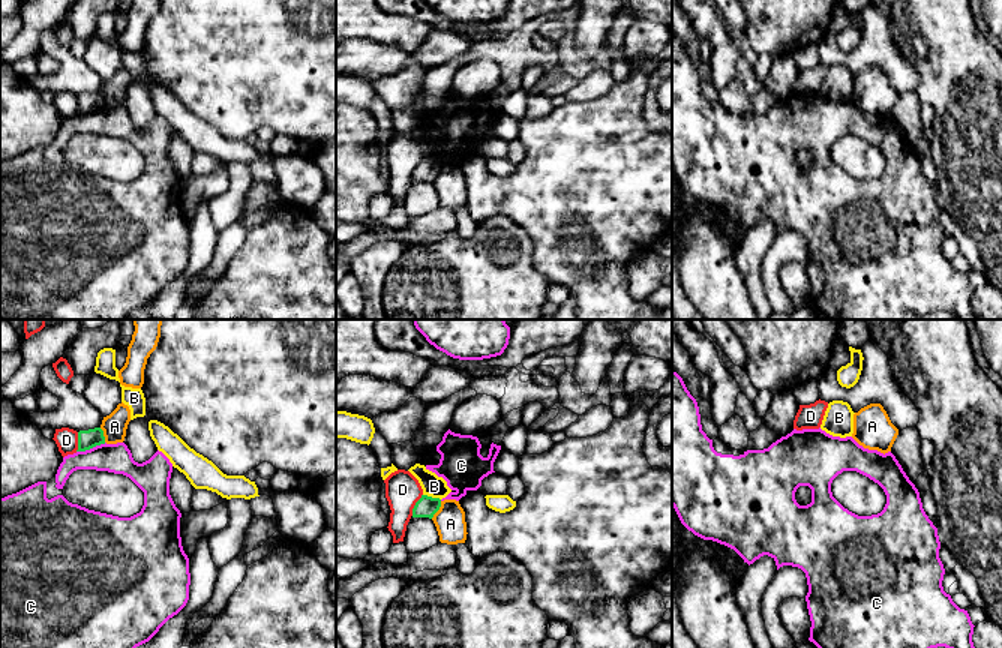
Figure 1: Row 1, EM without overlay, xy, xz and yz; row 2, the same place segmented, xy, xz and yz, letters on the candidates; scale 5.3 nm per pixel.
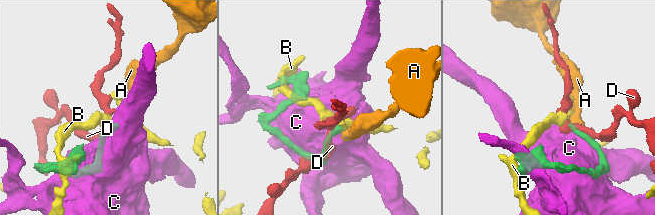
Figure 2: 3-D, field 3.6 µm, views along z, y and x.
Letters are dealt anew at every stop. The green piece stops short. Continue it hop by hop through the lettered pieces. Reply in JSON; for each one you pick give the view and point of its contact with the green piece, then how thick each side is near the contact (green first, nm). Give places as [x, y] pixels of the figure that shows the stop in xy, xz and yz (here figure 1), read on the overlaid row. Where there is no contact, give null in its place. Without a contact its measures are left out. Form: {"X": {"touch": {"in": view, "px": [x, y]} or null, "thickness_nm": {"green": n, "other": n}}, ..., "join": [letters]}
{"join": []}

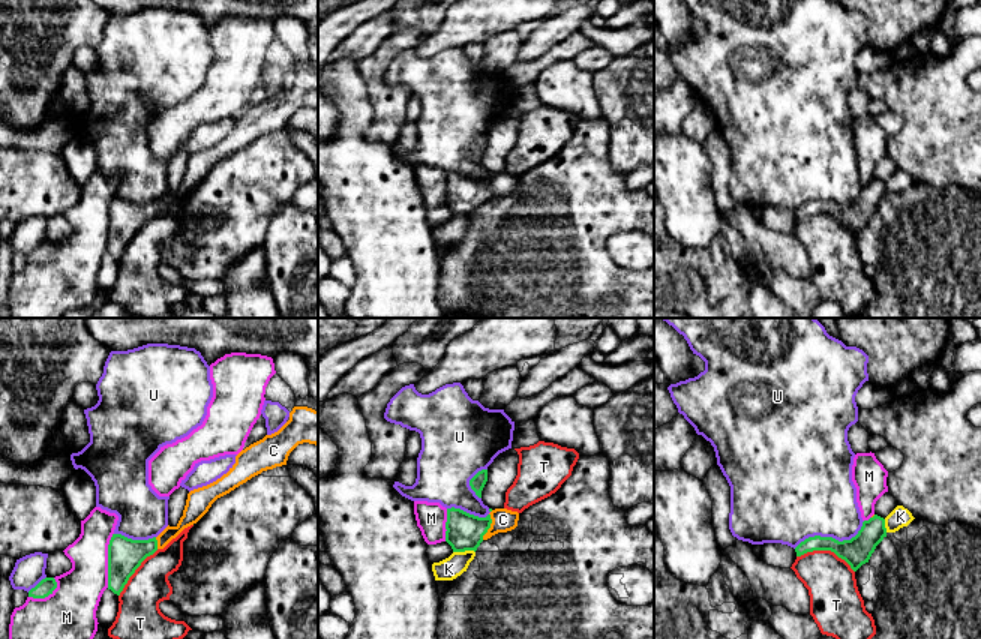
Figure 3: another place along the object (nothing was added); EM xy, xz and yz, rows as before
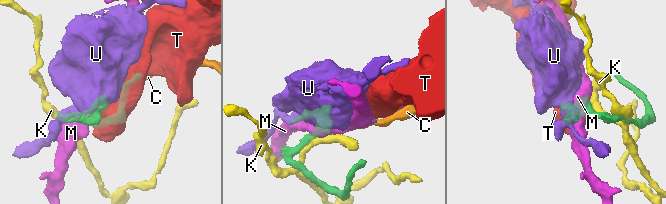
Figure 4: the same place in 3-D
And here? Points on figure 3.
{"C": {"touch": {"in": "xz", "px": [489, 525]}, "thickness_nm": {"green": 200, "other": 120}}, "join": ["C"]}

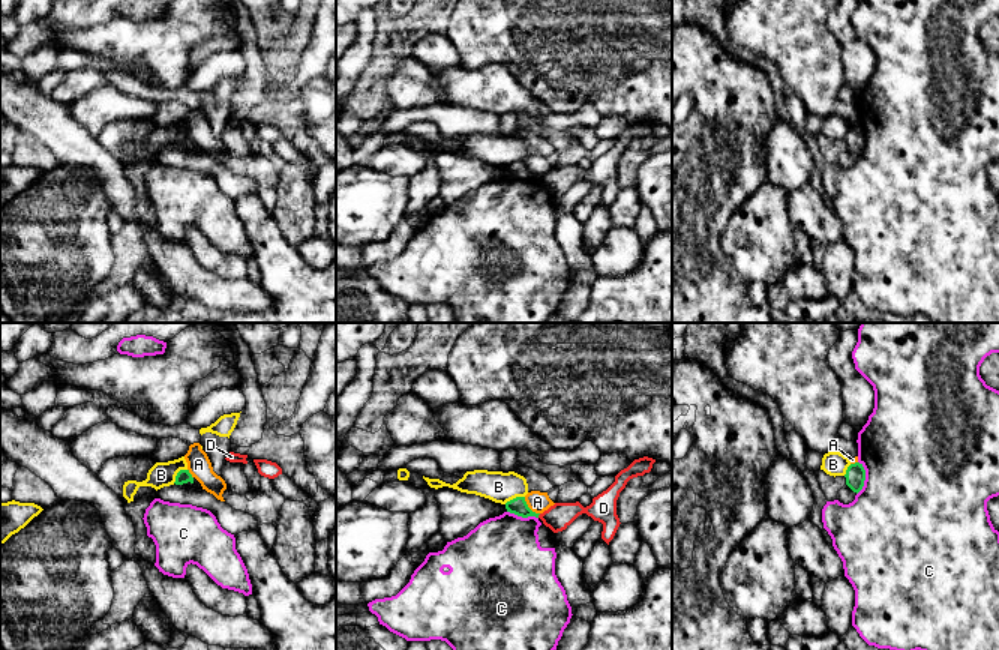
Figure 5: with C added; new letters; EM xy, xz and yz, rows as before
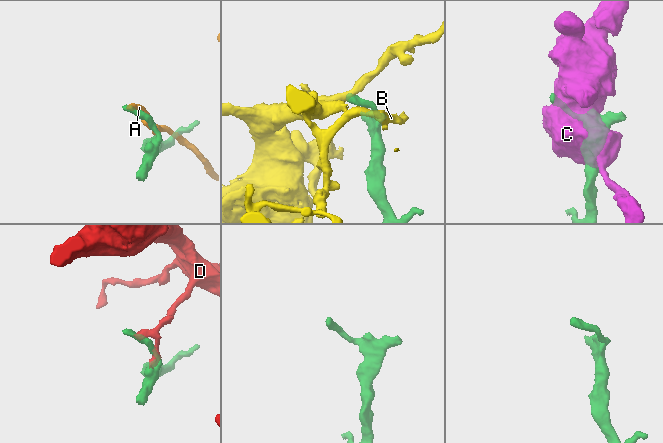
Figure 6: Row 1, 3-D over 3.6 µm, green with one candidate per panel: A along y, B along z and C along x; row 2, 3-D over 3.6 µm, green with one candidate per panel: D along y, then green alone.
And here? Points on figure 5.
{"join": []}

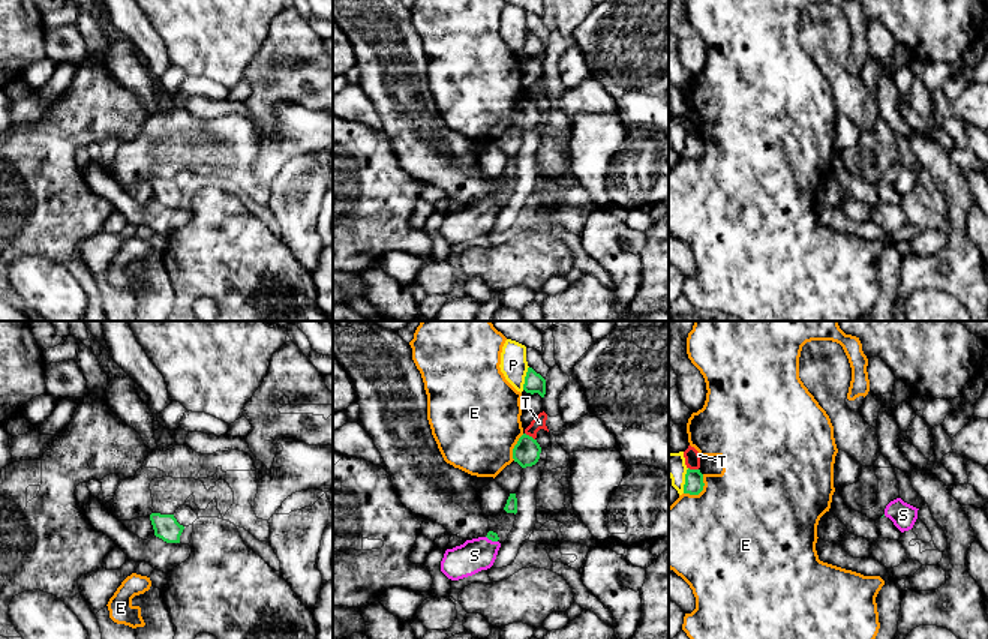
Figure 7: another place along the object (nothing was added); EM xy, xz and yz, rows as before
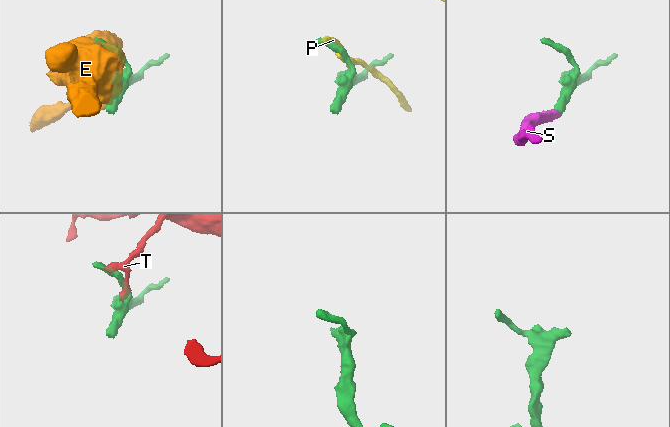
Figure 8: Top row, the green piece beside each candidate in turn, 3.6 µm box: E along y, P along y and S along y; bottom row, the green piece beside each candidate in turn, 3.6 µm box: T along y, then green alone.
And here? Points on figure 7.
{"S": {"touch": {"in": "xz", "px": [492, 540]}, "thickness_nm": {"green": 50, "other": 180}}, "join": ["S"]}

